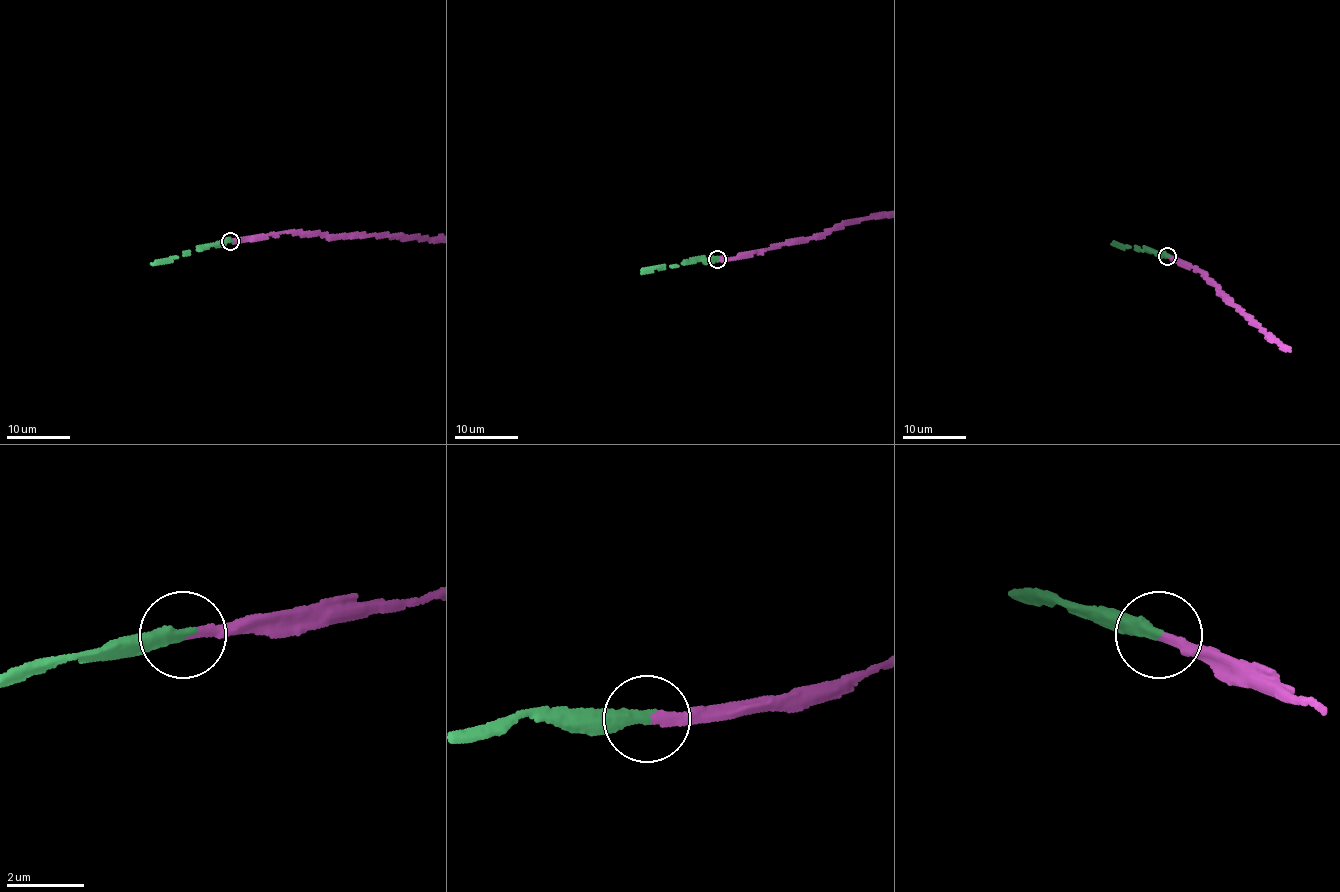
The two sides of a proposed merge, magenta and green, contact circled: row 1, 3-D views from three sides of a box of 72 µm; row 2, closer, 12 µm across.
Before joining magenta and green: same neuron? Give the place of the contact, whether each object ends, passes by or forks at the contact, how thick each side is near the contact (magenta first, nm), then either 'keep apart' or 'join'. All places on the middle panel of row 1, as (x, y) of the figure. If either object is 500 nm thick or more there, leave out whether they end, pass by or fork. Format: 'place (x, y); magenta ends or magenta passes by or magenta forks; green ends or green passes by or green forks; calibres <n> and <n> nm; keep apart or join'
place (717, 259); magenta ends; green ends; calibres 240 and 360 nm; join

